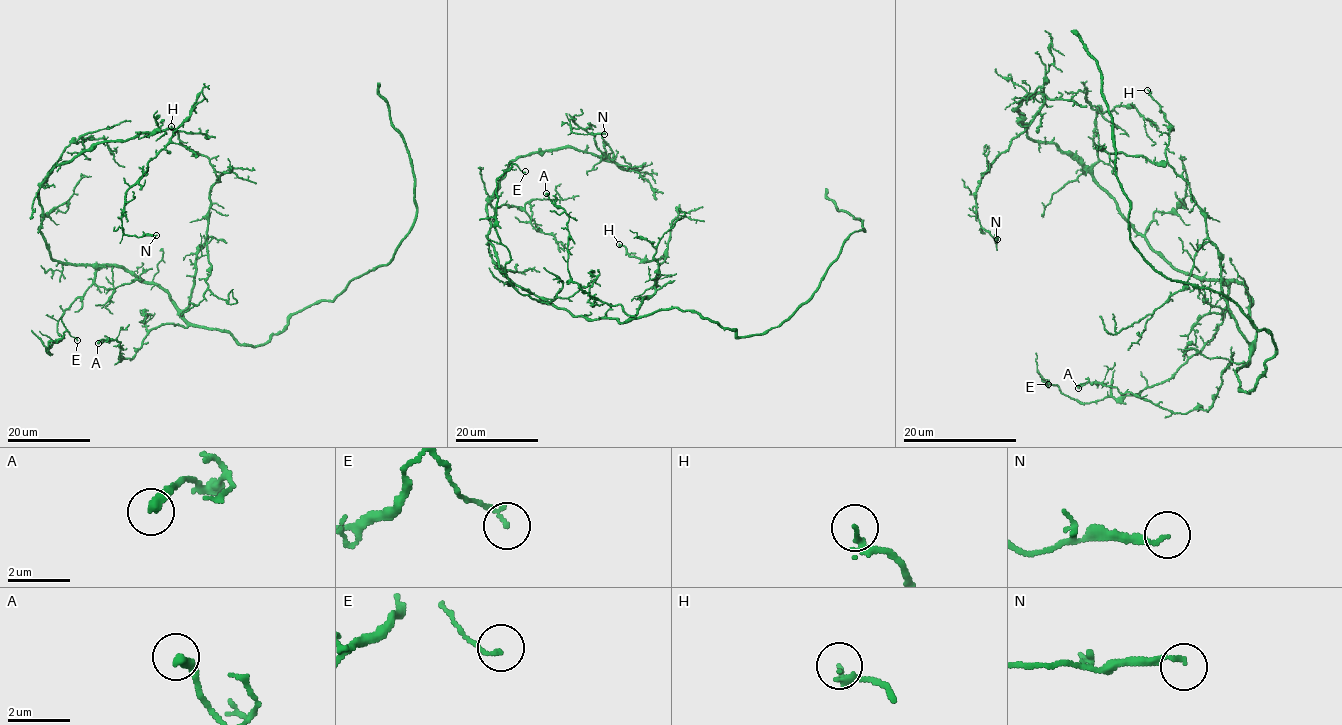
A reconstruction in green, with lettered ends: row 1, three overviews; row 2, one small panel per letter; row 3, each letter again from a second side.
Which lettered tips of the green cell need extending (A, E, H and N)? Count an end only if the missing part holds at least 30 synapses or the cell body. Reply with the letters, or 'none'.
none

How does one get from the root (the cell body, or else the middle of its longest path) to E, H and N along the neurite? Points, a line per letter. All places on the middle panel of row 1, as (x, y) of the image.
E: (587, 319), (521, 294), (507, 279), (505, 264), (510, 257), (495, 228), (496, 180), (514, 163), (525, 171)
H: (587, 319), (624, 323), (644, 297), (655, 292), (664, 258), (642, 260), (619, 244)
N: (587, 319), (500, 270), (487, 202), (531, 153), (574, 148), (621, 168), (569, 120), (573, 133), (604, 134)

